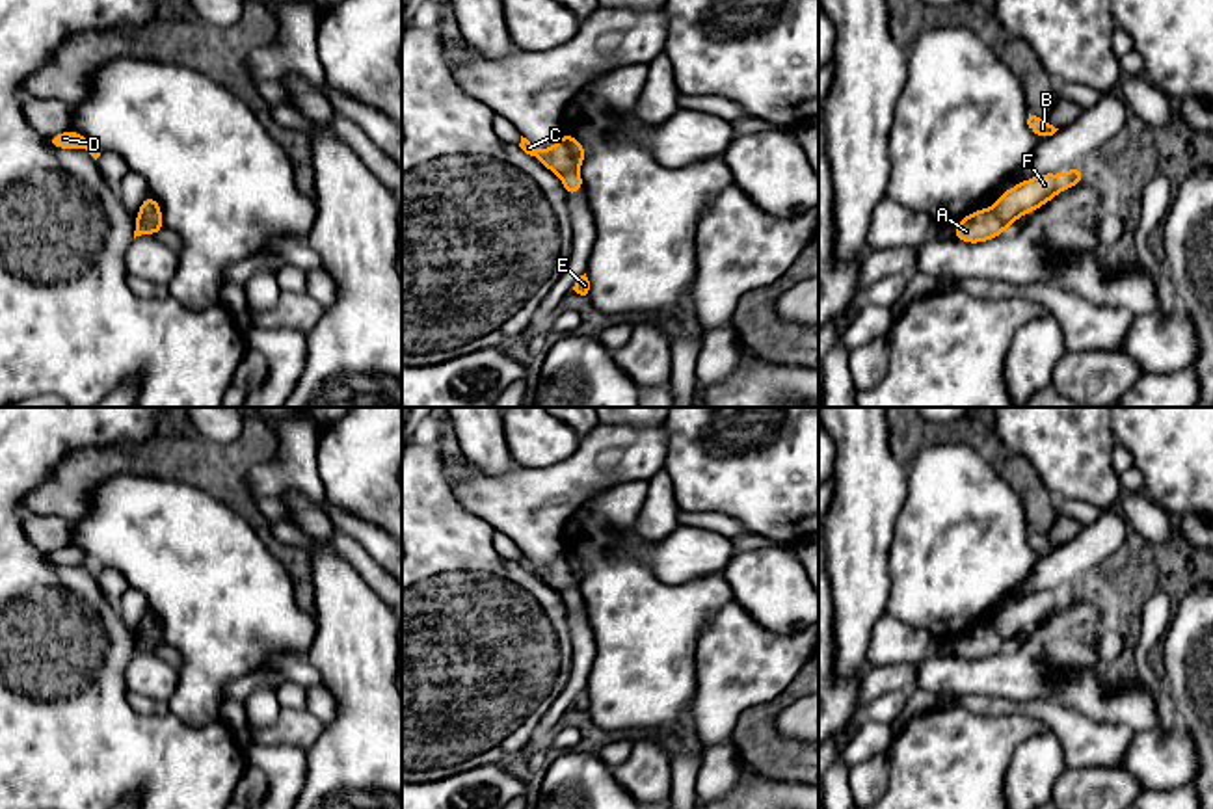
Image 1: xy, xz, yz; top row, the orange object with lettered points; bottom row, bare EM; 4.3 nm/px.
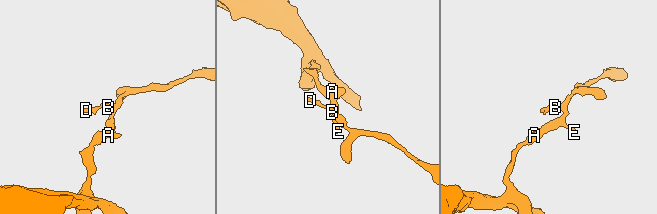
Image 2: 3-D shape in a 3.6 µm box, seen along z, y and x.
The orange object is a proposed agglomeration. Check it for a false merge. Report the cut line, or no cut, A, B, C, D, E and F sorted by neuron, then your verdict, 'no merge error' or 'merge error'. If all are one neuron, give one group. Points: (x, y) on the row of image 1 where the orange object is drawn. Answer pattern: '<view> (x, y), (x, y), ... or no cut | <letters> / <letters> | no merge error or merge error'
xy (138, 214), (160, 222) | A C / B D E F | merge error

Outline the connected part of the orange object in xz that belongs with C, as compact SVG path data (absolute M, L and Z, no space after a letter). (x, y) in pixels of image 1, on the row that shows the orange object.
M562 132L558 141L545 151L536 149L523 136L521 136L519 147L527 154L538 158L541 162L541 166L545 166L554 175L562 175L567 171L579 171L586 158L586 151L584 151L582 143L566 132Z

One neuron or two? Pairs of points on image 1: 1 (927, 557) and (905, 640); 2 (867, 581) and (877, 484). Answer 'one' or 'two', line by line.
1: two
2: one

